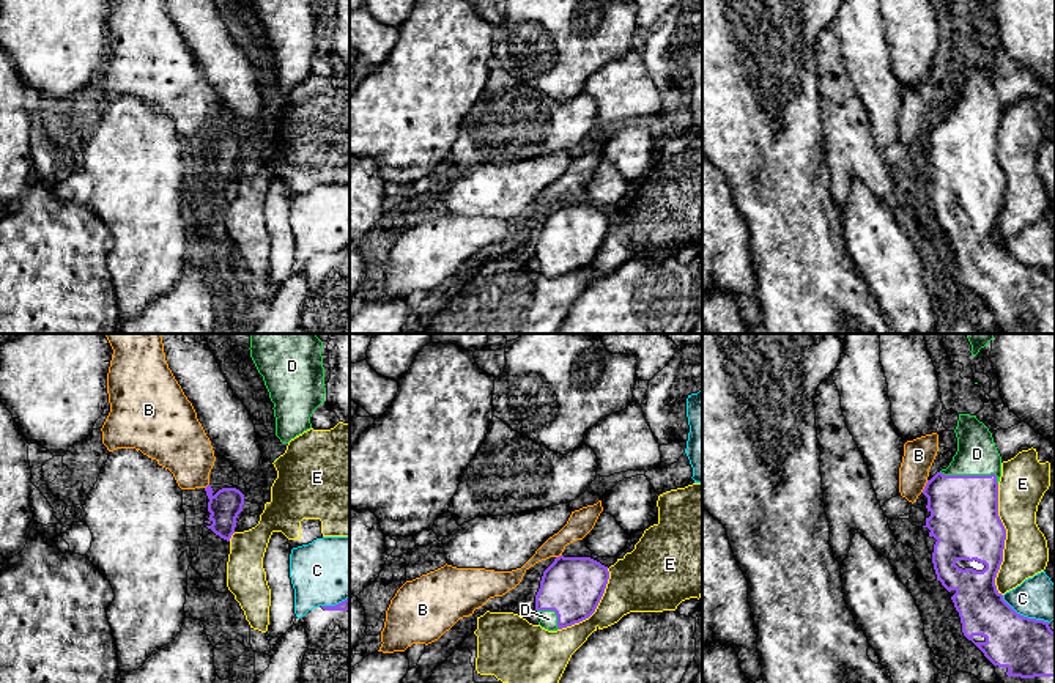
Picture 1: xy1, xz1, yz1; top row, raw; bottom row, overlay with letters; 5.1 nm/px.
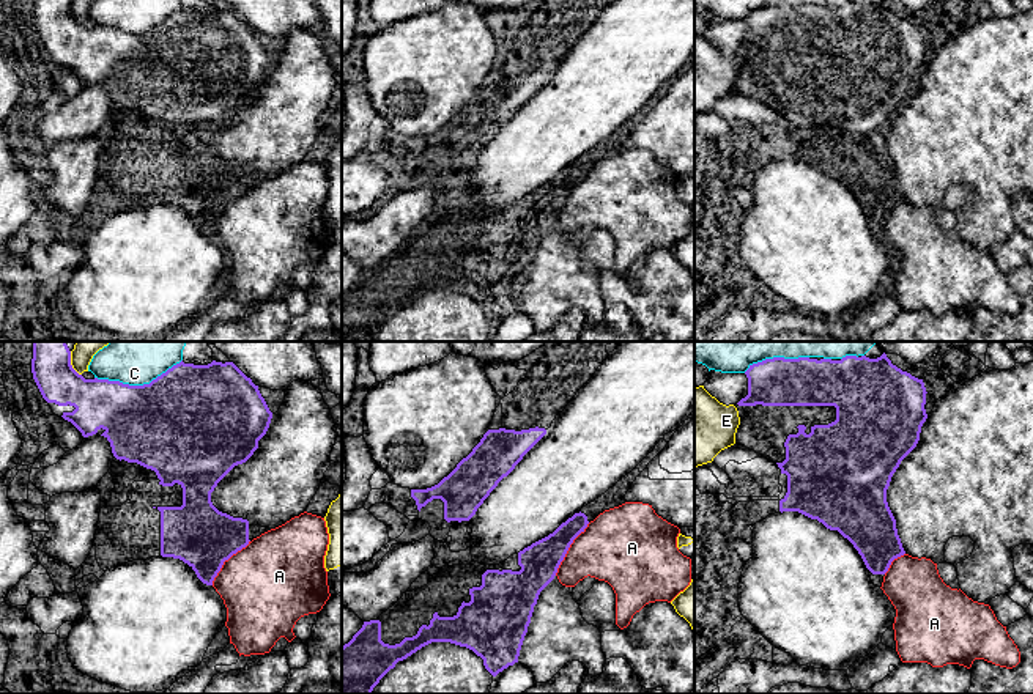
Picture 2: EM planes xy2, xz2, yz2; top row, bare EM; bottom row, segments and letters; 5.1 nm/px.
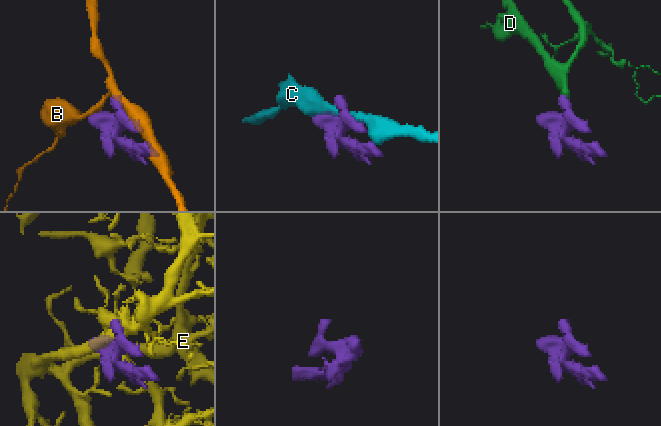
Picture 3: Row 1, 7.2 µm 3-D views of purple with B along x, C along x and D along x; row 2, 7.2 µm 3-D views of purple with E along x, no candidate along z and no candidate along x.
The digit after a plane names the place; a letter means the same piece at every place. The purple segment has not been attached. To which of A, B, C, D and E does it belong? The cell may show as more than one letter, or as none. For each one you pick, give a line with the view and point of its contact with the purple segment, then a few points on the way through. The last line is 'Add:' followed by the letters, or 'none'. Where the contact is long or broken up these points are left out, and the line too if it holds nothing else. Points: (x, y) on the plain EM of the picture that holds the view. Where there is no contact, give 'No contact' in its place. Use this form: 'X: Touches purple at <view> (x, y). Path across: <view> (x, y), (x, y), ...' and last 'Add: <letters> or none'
D: Touches purple at yz1 (972, 123)
Add: D

